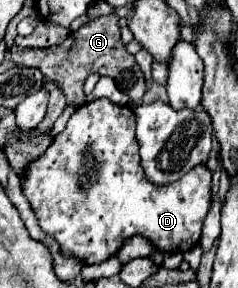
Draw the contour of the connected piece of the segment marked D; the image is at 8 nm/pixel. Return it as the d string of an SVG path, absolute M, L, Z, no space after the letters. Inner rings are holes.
M107 98L79 106L67 122L67 128L53 138L45 154L25 168L21 184L39 228L59 244L63 256L77 258L83 264L109 260L135 234L145 236L159 252L185 252L199 242L201 226L211 206L211 172L207 166L193 168L185 178L169 186L155 186L145 178L135 140L135 112L131 106L119 106Z

